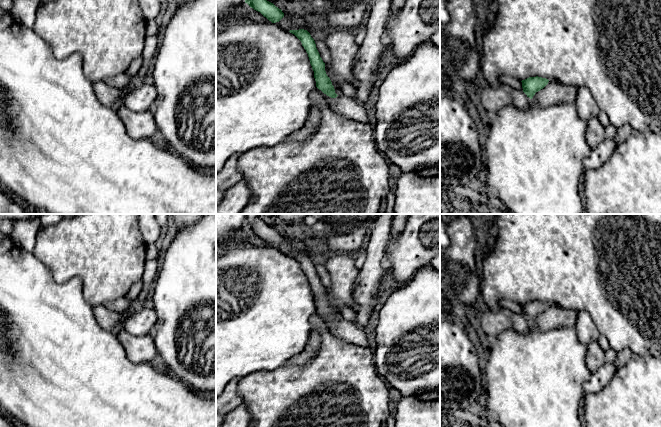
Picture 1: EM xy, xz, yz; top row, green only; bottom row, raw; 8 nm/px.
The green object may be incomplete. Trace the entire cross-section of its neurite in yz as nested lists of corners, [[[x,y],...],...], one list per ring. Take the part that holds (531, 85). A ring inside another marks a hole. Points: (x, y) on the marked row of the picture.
[[[536,76],[529,77],[525,80],[522,80],[521,82],[523,92],[527,95],[527,97],[532,99],[536,92],[540,91],[548,84],[549,80]]]

